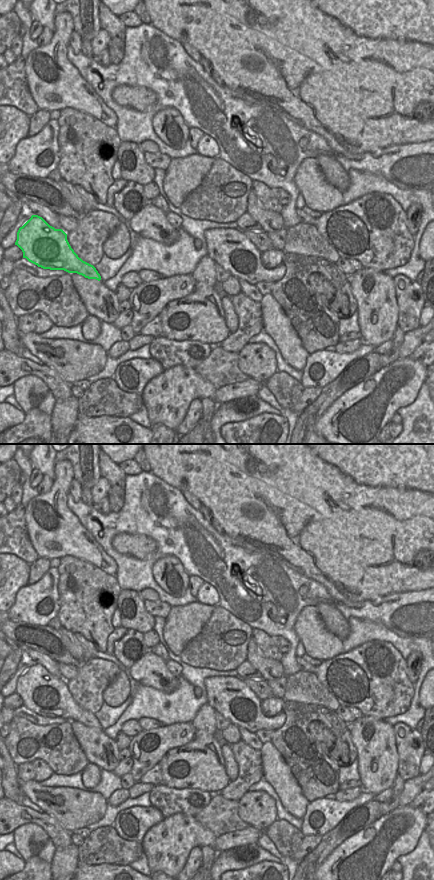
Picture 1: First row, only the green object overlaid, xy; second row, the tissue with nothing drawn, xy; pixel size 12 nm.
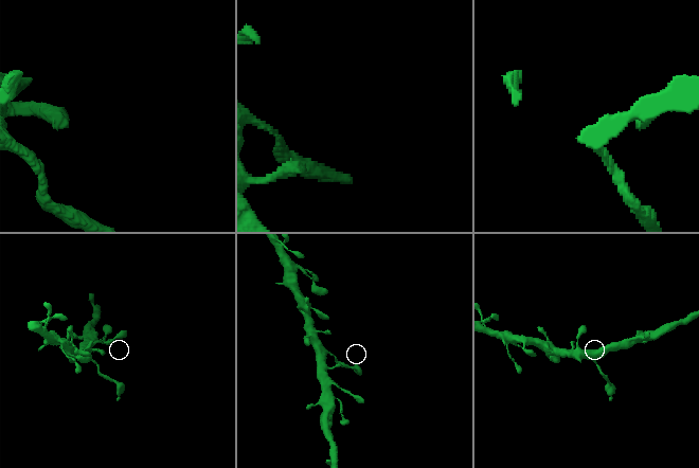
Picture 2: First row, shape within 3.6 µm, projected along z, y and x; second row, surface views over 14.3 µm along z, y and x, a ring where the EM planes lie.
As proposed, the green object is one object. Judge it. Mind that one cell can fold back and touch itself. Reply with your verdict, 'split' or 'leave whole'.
leave whole

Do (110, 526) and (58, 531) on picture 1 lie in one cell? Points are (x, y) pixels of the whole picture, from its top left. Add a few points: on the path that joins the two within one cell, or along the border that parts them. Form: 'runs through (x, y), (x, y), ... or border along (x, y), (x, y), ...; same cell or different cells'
border along (71, 510), (101, 546); different cells

